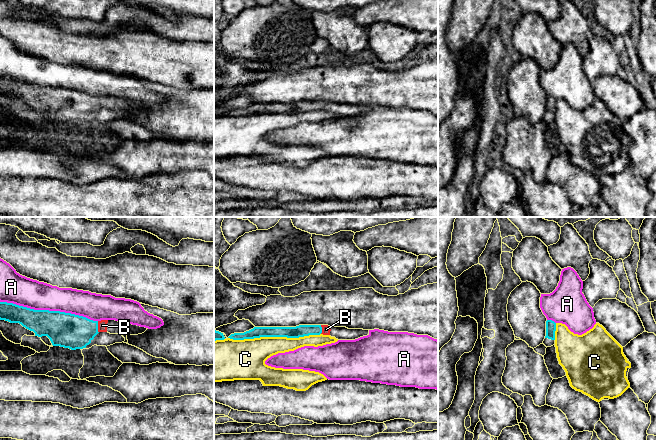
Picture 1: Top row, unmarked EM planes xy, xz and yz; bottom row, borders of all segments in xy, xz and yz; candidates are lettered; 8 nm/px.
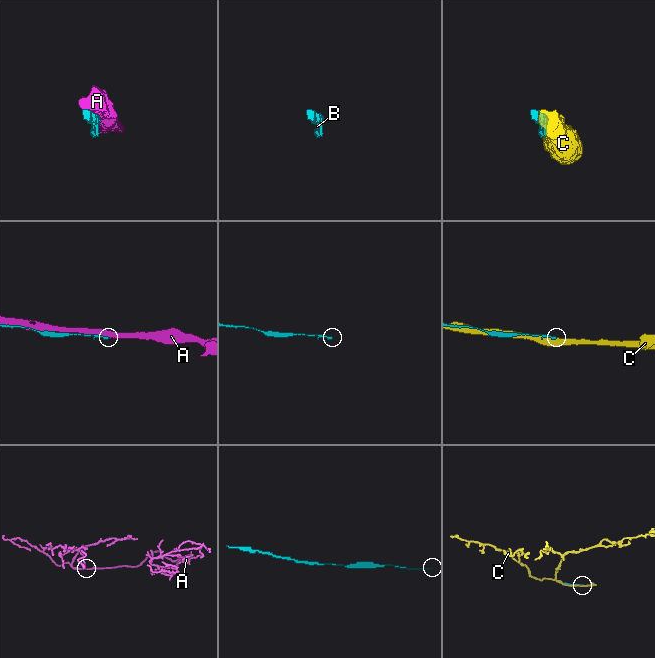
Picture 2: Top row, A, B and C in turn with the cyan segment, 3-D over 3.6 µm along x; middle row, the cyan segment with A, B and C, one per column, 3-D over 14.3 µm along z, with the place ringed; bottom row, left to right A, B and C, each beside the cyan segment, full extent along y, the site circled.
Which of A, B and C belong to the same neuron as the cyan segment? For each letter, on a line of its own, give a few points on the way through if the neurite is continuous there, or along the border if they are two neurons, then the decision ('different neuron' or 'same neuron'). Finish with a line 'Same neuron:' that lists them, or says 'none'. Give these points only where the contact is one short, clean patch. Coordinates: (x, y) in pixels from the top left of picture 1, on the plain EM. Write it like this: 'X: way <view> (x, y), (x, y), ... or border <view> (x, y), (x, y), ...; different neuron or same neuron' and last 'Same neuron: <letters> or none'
A: different neuron
B: way xy (67, 106), (85, 106), (97, 103), (102, 101); same neuron
C: different neuron
Same neuron: B

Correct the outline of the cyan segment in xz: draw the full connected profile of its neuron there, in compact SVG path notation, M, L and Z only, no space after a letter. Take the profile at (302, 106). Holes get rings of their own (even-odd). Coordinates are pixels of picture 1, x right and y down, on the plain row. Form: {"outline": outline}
{"outline": "M299 101L296 103L254 103L244 109L234 109L228 114L233 116L254 115L260 113L299 114L309 111L330 111L338 116L355 116L369 111L369 106L331 103L328 101Z"}

